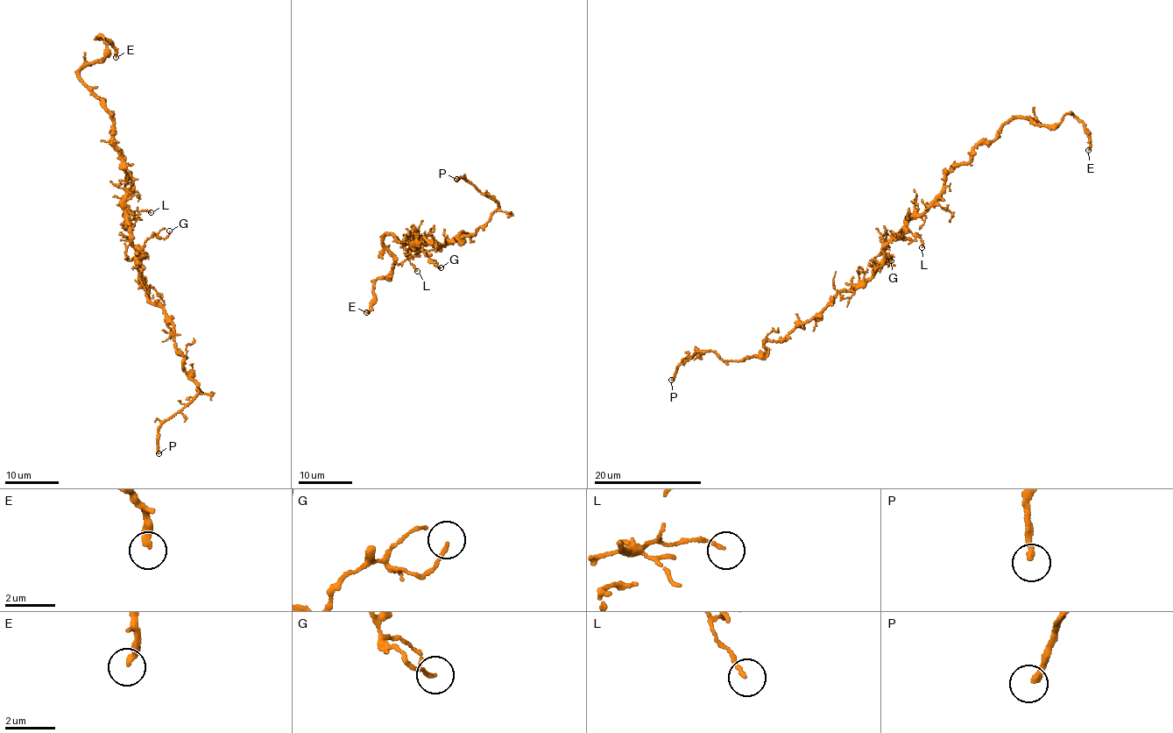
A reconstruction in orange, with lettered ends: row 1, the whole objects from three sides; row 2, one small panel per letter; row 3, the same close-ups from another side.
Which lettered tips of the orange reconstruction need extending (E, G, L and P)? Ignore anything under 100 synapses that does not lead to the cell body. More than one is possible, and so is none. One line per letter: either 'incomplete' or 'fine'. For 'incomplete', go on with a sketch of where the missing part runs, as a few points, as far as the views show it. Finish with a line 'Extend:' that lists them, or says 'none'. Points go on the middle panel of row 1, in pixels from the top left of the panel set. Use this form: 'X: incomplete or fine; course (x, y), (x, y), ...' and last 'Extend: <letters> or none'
E: fine
G: fine
L: fine
P: incomplete; course (456, 179), (455, 168)
Extend: P

